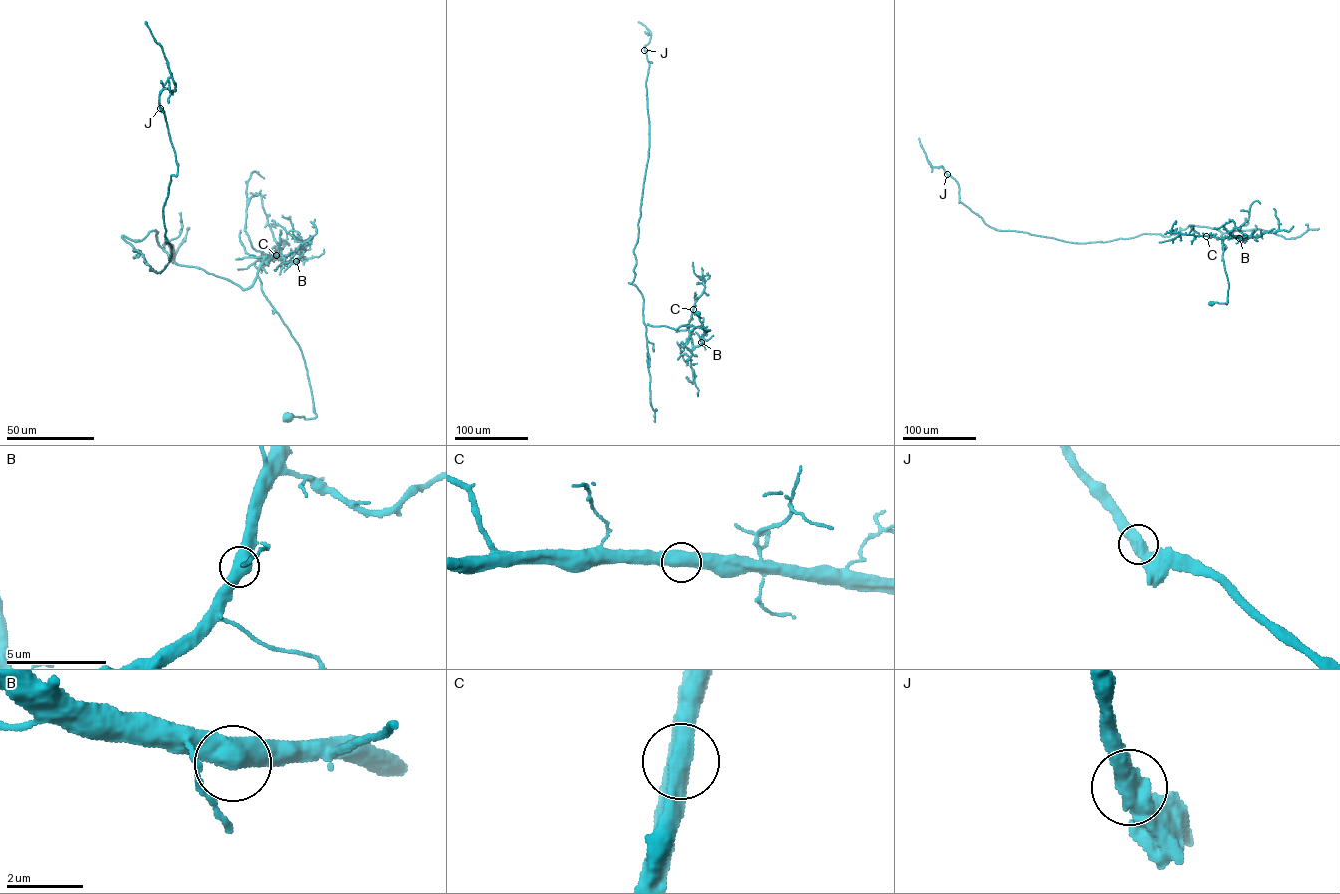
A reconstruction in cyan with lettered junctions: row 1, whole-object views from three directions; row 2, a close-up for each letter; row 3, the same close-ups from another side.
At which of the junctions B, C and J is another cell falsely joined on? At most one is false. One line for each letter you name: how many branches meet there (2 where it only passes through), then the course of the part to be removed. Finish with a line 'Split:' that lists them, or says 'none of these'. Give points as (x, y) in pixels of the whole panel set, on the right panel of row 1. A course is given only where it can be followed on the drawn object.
Split: none of these

